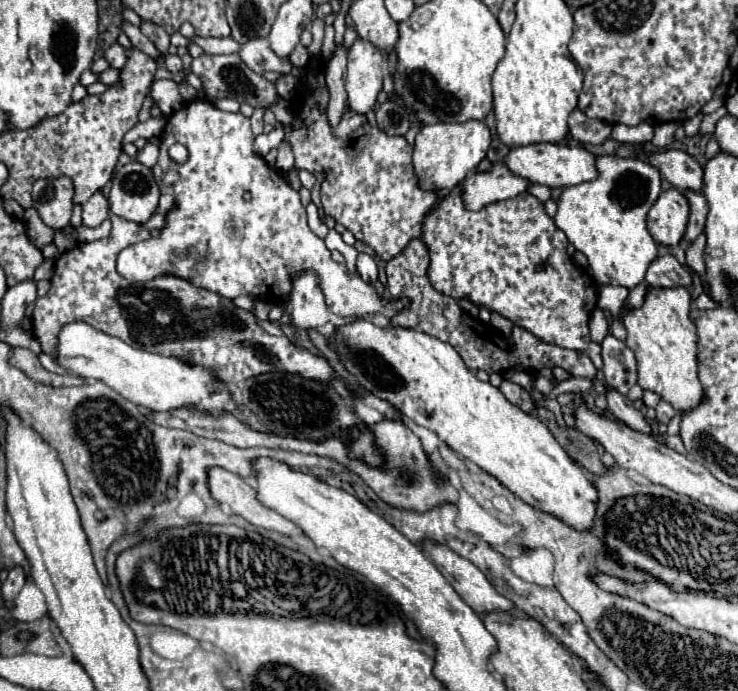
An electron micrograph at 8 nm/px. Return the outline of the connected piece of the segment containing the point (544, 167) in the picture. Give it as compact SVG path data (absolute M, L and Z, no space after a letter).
M528 144L518 146L508 152L504 158L504 164L508 170L516 176L526 178L532 184L544 184L544 186L574 186L582 180L594 180L596 168L594 168L594 154L586 152L580 146L562 146L562 144Z

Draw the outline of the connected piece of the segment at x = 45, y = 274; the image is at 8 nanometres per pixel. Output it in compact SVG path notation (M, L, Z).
M44 260L38 268L36 268L34 273L34 280L47 280L51 277L51 272L54 270L54 262L50 260Z

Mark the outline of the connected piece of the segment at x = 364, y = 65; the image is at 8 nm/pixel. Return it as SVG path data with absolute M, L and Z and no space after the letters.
M356 38L348 52L346 92L348 104L354 112L366 114L374 108L376 96L382 90L384 58L382 52L368 40Z

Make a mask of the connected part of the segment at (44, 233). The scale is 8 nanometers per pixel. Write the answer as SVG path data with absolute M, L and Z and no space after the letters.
M34 208L24 210L24 224L26 224L26 234L28 234L28 238L32 240L34 246L44 248L53 242L56 230L46 226L40 220L40 216L38 216L38 212Z

